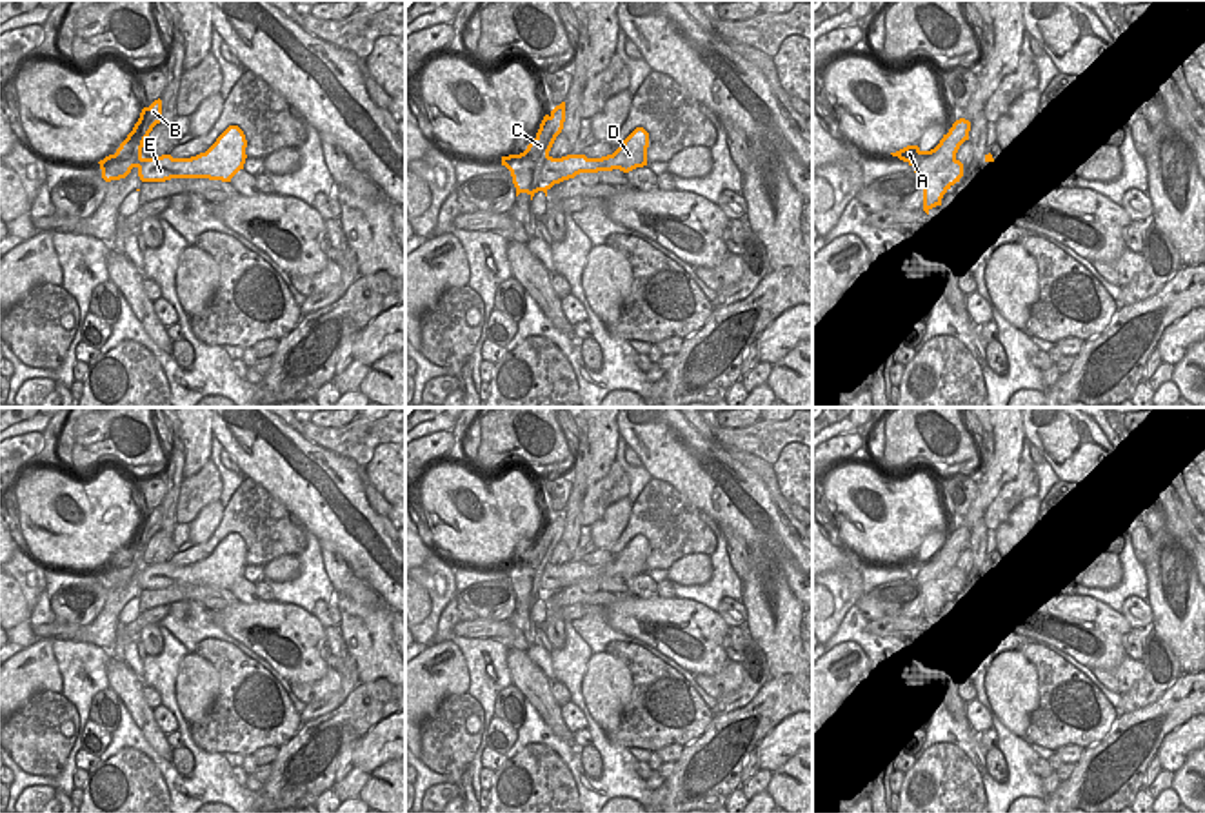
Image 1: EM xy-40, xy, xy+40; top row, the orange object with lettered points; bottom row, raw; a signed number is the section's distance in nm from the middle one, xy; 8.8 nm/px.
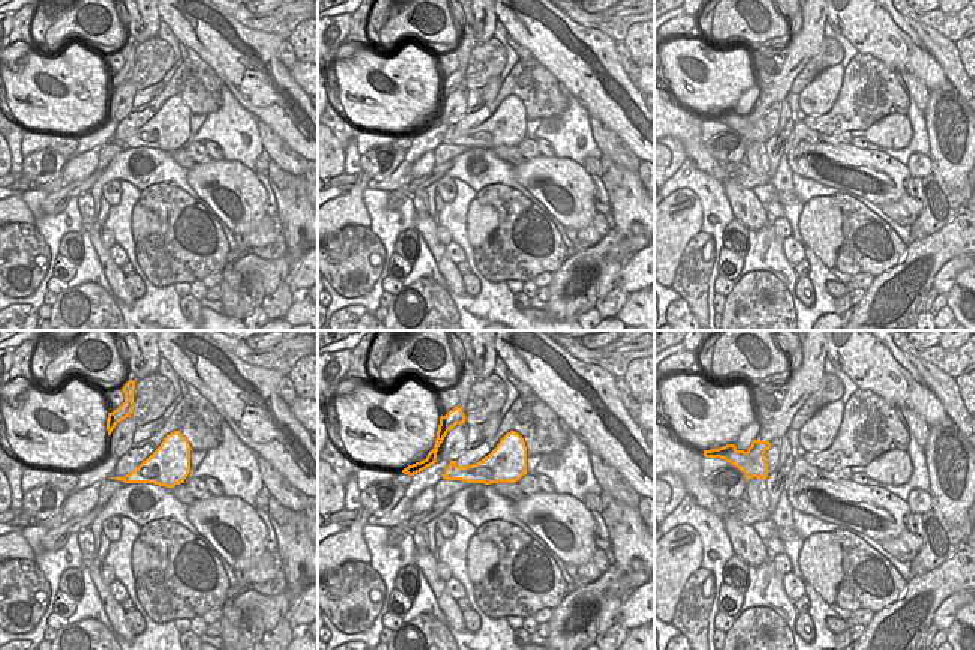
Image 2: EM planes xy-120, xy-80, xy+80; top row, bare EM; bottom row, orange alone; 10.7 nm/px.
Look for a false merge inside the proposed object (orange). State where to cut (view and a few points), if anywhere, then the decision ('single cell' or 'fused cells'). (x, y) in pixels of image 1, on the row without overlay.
xy+40 (947, 542), (942, 548), (940, 559), (953, 570) | fused cells

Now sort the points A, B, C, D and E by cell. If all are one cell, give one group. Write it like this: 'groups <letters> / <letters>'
groups A D E / B C

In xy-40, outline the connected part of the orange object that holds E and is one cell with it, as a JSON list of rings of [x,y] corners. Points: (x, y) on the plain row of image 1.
[[[229,533],[216,549],[191,566],[173,566],[171,562],[133,566],[118,555],[115,562],[100,567],[102,586],[105,589],[125,586],[133,575],[138,577],[142,589],[165,589],[171,586],[209,586],[231,589],[244,577],[247,547],[238,533]]]

